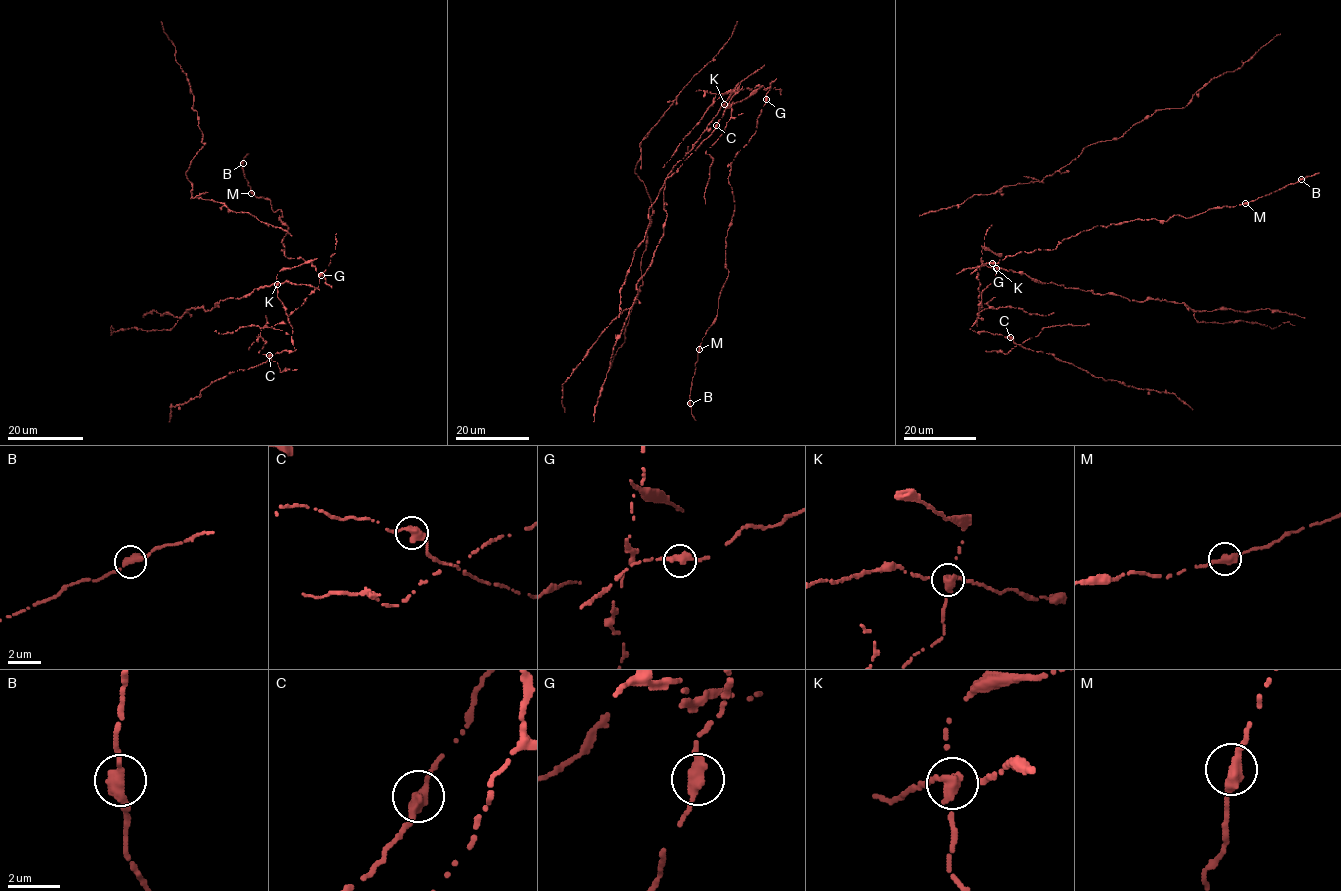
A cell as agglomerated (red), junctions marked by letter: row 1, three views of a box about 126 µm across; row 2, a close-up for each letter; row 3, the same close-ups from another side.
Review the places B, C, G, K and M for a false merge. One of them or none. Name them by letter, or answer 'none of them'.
K

